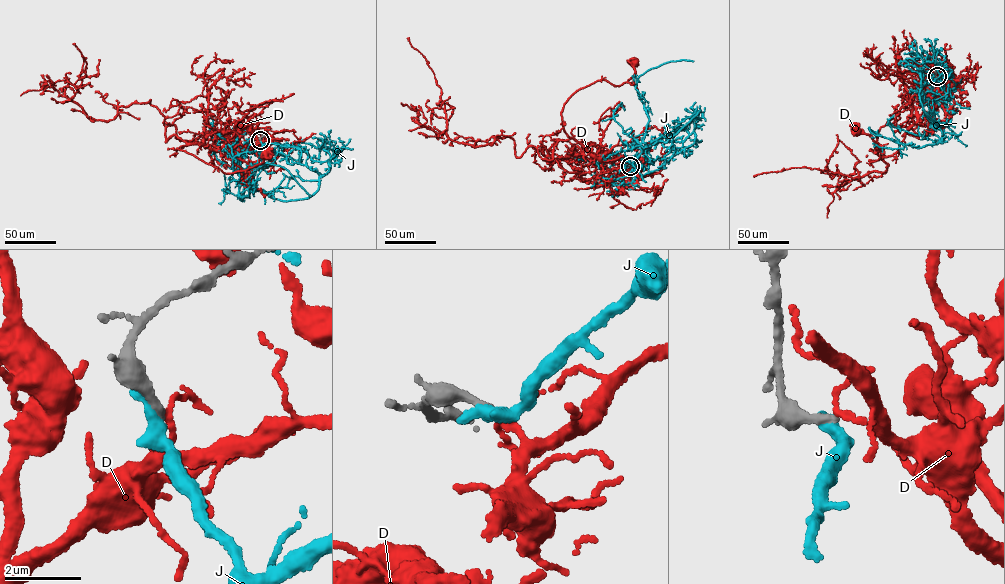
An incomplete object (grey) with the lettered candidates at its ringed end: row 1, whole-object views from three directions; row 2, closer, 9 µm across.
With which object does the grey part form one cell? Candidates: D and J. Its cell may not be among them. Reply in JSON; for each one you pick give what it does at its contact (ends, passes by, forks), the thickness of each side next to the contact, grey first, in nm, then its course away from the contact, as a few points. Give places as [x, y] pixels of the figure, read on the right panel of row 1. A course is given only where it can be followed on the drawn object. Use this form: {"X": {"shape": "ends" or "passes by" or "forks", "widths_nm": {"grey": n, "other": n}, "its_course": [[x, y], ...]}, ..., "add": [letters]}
{"add": []}

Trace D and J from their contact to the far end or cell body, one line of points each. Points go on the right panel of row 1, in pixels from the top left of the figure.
D: (937, 76), (951, 85), (931, 98), (930, 113), (892, 155), (869, 163), (880, 153), (857, 130)
J: (937, 76), (950, 119), (945, 126), (925, 113), (919, 94), (923, 65), (935, 61), (939, 67), (938, 59)

